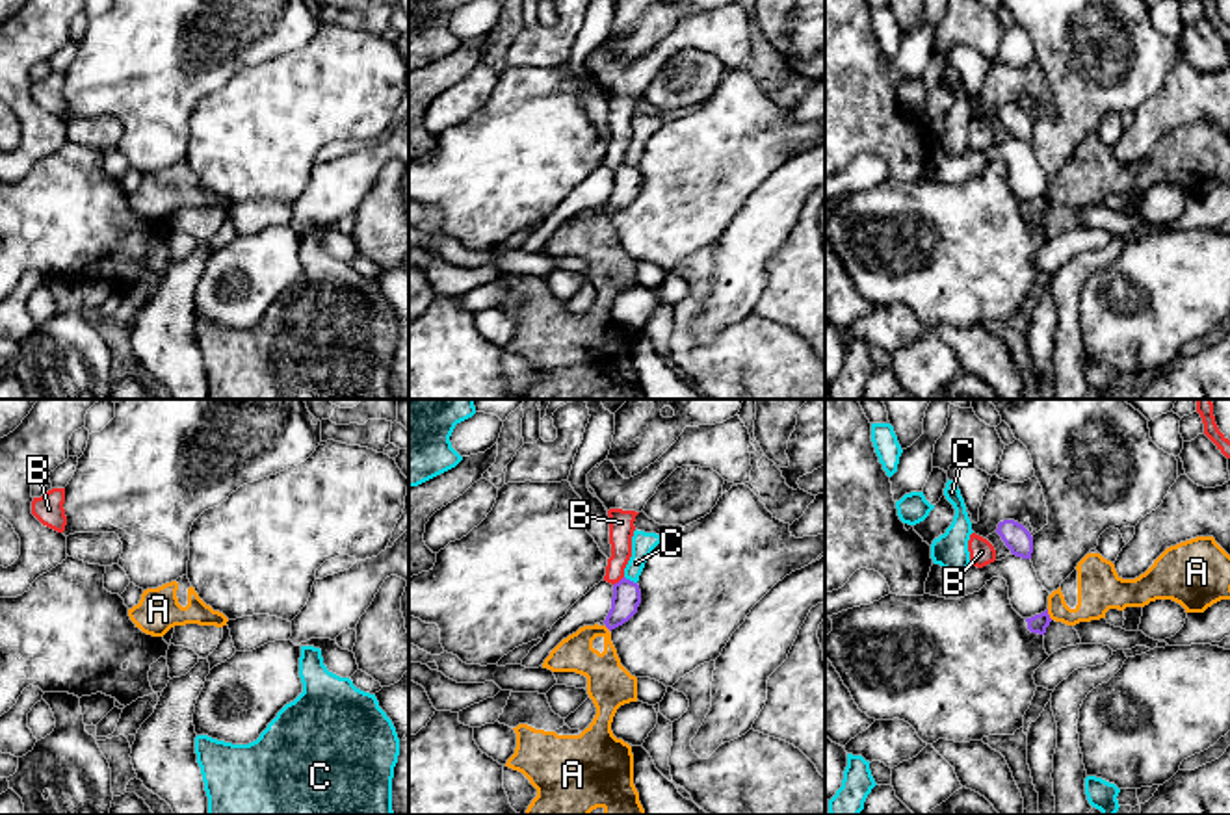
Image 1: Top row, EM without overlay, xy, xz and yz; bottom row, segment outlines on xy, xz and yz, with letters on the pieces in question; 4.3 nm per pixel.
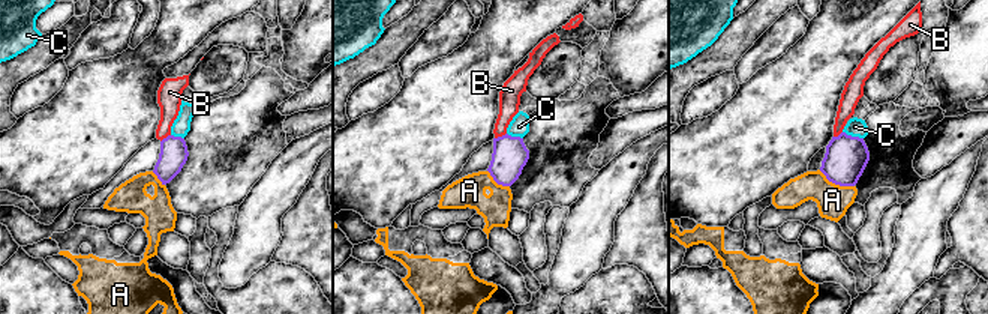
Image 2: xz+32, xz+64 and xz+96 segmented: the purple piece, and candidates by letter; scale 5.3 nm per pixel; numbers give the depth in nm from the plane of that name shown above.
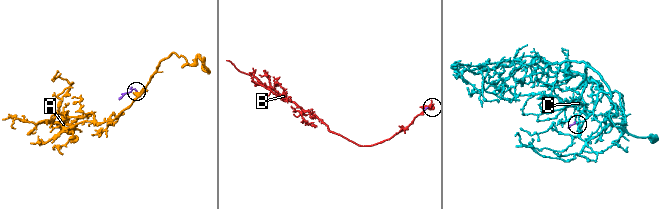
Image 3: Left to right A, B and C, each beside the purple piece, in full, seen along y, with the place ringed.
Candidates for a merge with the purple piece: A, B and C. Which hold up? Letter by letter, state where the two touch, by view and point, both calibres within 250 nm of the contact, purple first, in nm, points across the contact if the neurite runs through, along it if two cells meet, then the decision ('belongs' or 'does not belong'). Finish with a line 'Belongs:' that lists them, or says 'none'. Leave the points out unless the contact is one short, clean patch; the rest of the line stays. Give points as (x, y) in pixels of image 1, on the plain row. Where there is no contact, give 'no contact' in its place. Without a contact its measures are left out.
A: contact yz (1048, 199); calibres 80 and 190 nm; border yz (1046, 194), (1052, 203); does not belong
B: contact xz (619, 166); calibres 130 and 110 nm; does not belong
C: contact xz (628, 164); calibres 130 and 100 nm; does not belong
Belongs: none

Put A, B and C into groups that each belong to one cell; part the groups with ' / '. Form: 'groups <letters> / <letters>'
groups A / B / C

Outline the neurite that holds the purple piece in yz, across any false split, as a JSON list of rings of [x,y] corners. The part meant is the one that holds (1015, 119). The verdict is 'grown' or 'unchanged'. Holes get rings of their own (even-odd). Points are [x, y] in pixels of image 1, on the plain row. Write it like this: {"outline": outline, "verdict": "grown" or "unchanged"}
{"outline": [[[1003,104],[998,108],[996,117],[1001,121],[1013,139],[1031,143],[1033,121],[1022,108],[1014,104]]], "verdict": "unchanged"}

